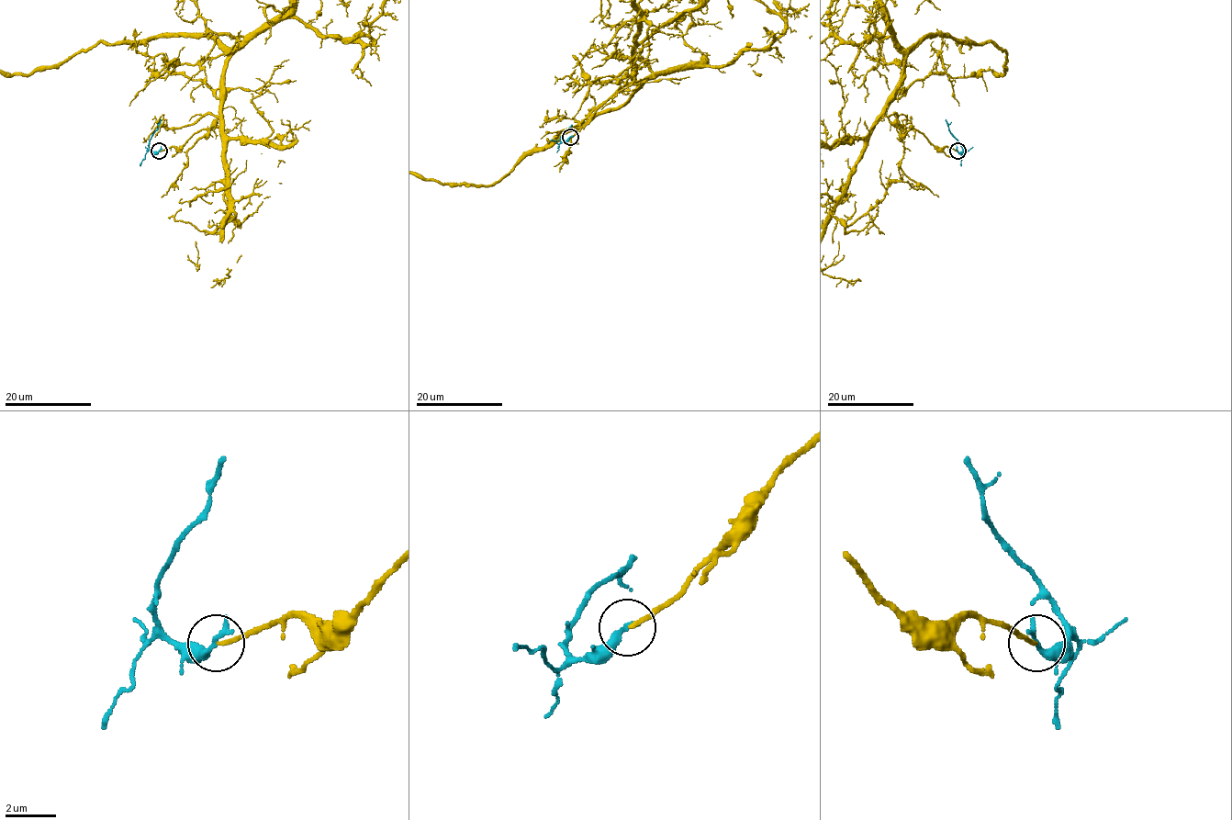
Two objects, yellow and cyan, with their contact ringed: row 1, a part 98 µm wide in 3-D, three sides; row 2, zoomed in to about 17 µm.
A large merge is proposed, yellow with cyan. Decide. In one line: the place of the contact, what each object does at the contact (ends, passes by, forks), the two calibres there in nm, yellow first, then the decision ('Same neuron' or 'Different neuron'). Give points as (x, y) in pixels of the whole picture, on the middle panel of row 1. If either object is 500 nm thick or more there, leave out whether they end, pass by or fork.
Place: (570, 137). At the ring yellow ends. At the ring cyan ends. Thickness 150 nm (yellow) against 340 nm. Same neuron

